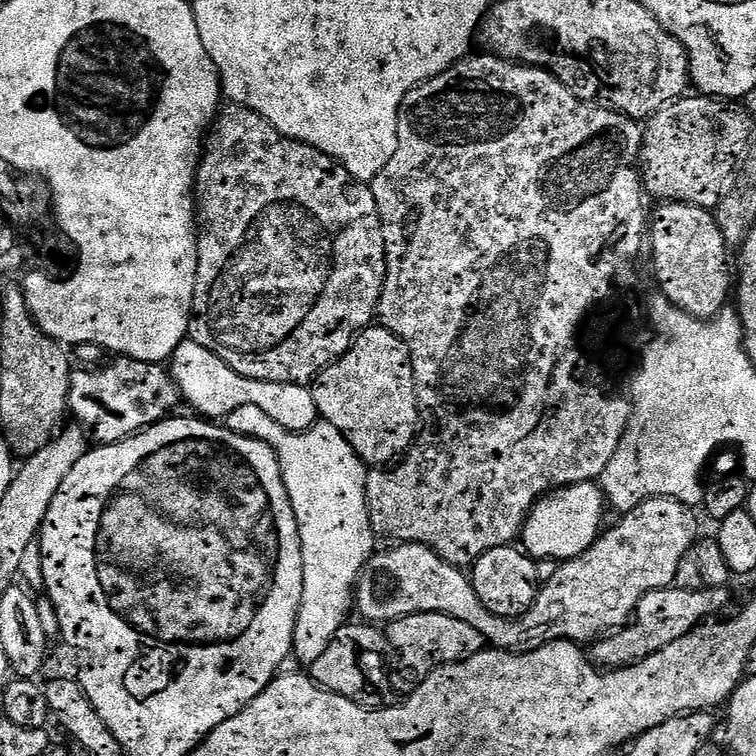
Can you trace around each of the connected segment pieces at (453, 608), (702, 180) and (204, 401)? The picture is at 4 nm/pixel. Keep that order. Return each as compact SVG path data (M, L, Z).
M659 496L657 500L642 502L633 512L623 513L612 529L609 527L592 543L590 550L573 560L563 561L555 569L553 576L543 581L534 606L523 616L513 618L490 614L490 610L482 606L482 598L474 594L471 579L461 569L446 562L424 544L403 542L389 547L392 548L389 552L380 550L369 558L367 566L360 571L360 579L356 582L354 608L357 613L364 615L361 617L365 621L377 626L387 625L410 614L450 614L450 618L462 618L462 622L474 626L474 630L478 630L493 649L505 652L533 652L555 640L595 642L605 634L617 632L629 623L635 616L636 607L643 596L654 590L673 587L678 564L688 552L693 551L701 535L700 520L692 512L695 511L689 505Z
M685 94L679 100L673 100L662 110L658 110L653 116L648 117L643 125L644 145L640 148L640 171L642 173L642 187L649 197L652 196L656 202L667 202L669 204L693 204L699 208L715 210L722 202L725 192L729 192L736 184L737 175L743 165L744 158L748 154L748 145L753 143L752 136L753 117L749 116L743 107L732 102L725 102L719 98L713 98L703 94Z
M185 338L179 344L172 355L170 371L185 403L189 403L197 411L195 413L205 419L226 420L238 408L257 406L287 432L305 432L319 421L317 403L307 385L248 379L194 339Z

